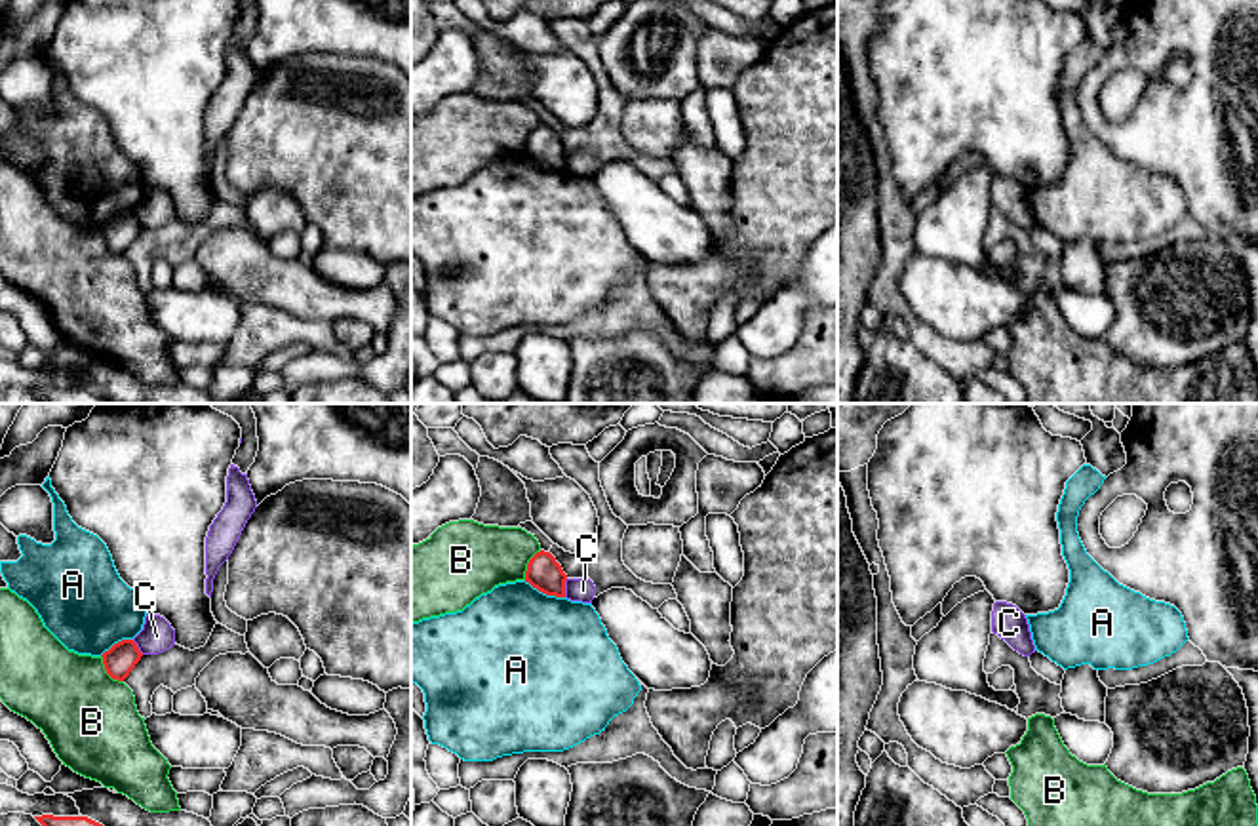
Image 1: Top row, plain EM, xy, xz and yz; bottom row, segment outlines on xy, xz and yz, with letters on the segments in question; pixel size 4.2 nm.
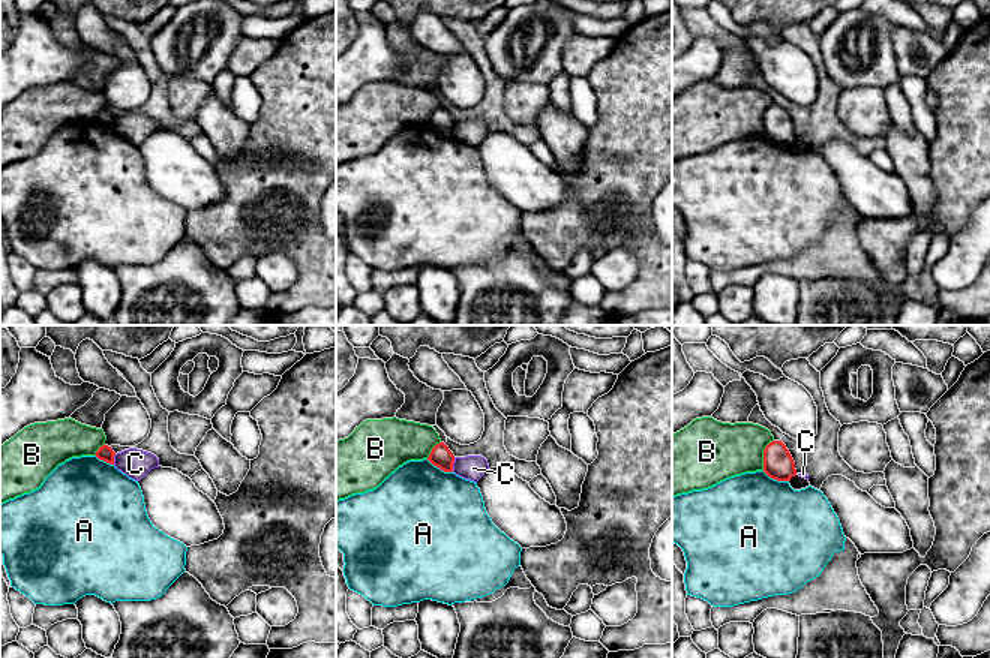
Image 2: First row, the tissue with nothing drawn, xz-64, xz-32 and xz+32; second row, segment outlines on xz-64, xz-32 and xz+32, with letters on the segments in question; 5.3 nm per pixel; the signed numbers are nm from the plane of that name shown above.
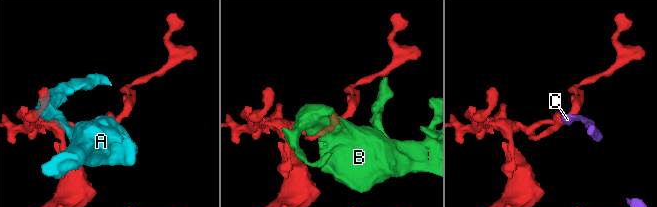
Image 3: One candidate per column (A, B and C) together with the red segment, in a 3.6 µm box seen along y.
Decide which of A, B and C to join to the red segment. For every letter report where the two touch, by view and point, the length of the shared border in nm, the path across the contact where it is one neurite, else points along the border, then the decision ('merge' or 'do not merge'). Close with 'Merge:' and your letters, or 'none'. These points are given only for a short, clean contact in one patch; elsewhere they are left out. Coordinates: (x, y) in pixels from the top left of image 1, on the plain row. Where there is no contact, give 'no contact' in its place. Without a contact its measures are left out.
A: xz (545, 166) | 190 nm | do not merge
B: xy (107, 246) | 150 nm | do not merge
C: xz (564, 162) | 80 nm | along xz (568, 153), (564, 170) | do not merge
Merge: none

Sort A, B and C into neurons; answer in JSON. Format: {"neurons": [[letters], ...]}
{"neurons": [["A"], ["B"], ["C"]]}

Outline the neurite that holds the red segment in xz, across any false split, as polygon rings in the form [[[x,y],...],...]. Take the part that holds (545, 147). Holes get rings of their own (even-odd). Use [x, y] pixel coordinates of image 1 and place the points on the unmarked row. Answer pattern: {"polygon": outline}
{"polygon": [[[537,126],[525,145],[525,156],[546,169],[565,171],[565,154],[561,139],[550,126]]]}

